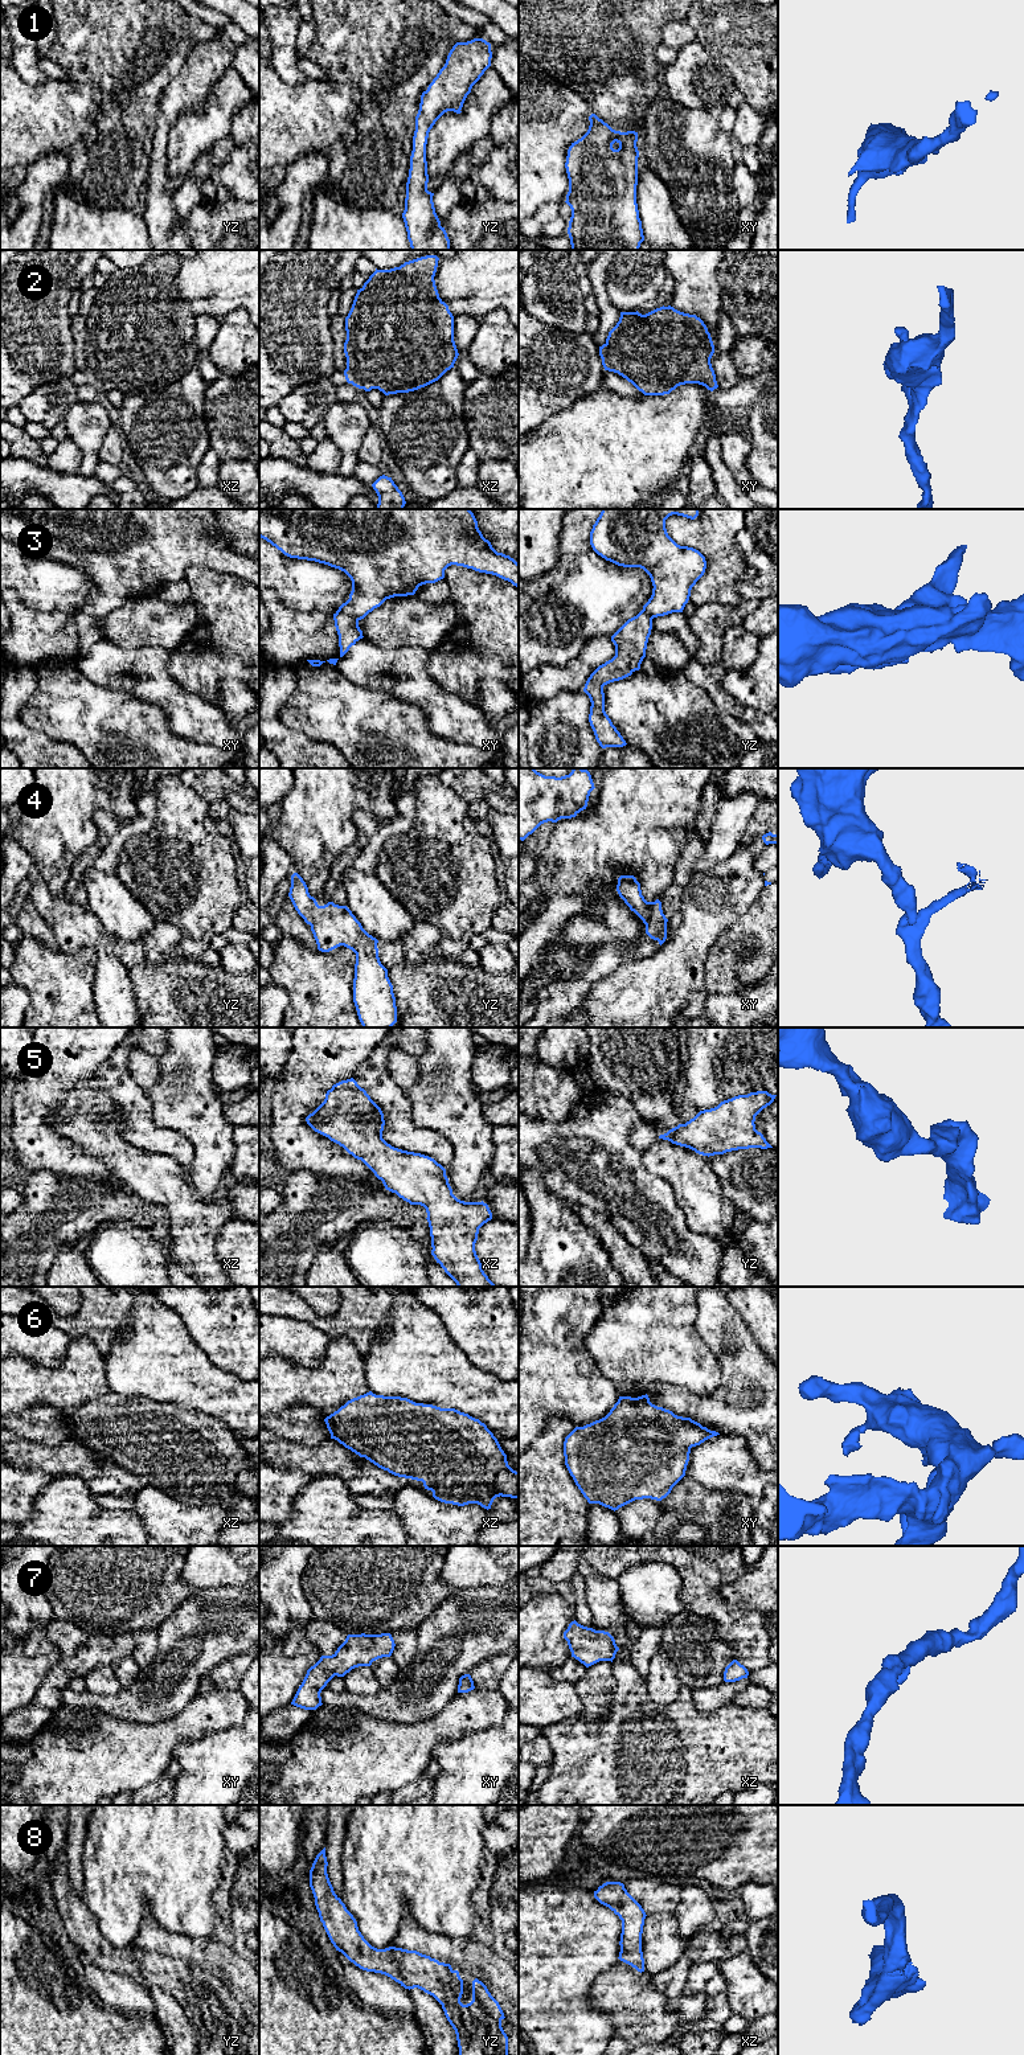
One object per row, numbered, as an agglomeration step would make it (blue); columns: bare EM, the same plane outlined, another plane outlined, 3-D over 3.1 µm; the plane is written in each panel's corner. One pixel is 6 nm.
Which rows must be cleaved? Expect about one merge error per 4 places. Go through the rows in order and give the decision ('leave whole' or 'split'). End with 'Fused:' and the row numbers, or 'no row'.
1: leave whole
2: leave whole
3: split
4: leave whole
5: leave whole
6: leave whole
7: leave whole
8: leave whole
Fused: 3

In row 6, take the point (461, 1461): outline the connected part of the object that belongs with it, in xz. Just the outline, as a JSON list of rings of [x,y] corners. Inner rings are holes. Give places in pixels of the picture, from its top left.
[[[369,1391],[348,1400],[324,1422],[331,1439],[394,1476],[422,1481],[441,1502],[478,1504],[488,1510],[496,1497],[519,1498],[519,1472],[508,1465],[497,1439],[479,1419],[455,1408]]]

